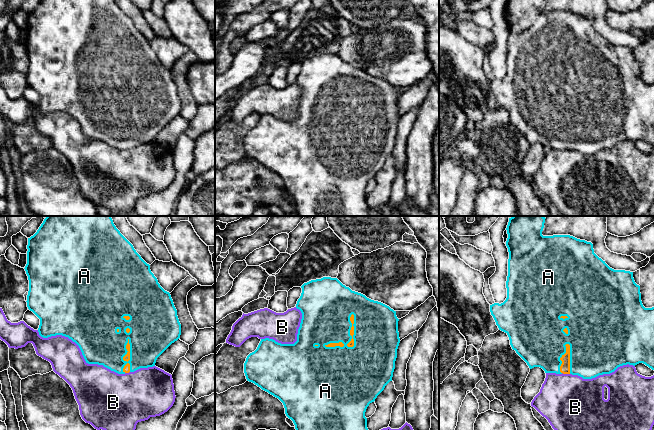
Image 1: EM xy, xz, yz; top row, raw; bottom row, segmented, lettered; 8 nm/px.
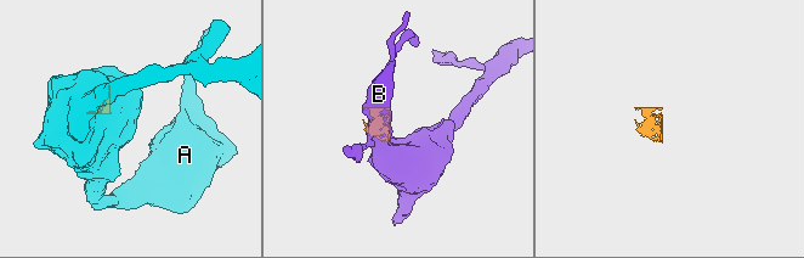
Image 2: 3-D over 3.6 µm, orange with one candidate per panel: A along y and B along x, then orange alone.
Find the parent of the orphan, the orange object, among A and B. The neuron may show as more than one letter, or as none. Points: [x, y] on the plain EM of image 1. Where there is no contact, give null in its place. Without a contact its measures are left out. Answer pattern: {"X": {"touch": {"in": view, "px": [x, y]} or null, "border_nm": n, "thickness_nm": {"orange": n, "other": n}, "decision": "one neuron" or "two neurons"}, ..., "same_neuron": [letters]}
{"A": {"touch": {"in": "xz", "px": [353, 106]}, "border_nm": 280, "thickness_nm": {"orange": 50, "other": 380}, "decision": "one neuron"}, "B": {"touch": {"in": "yz", "px": [566, 149]}, "border_nm": 70, "thickness_nm": {"orange": 80, "other": 460}, "decision": "two neurons"}, "same_neuron": ["A"]}

